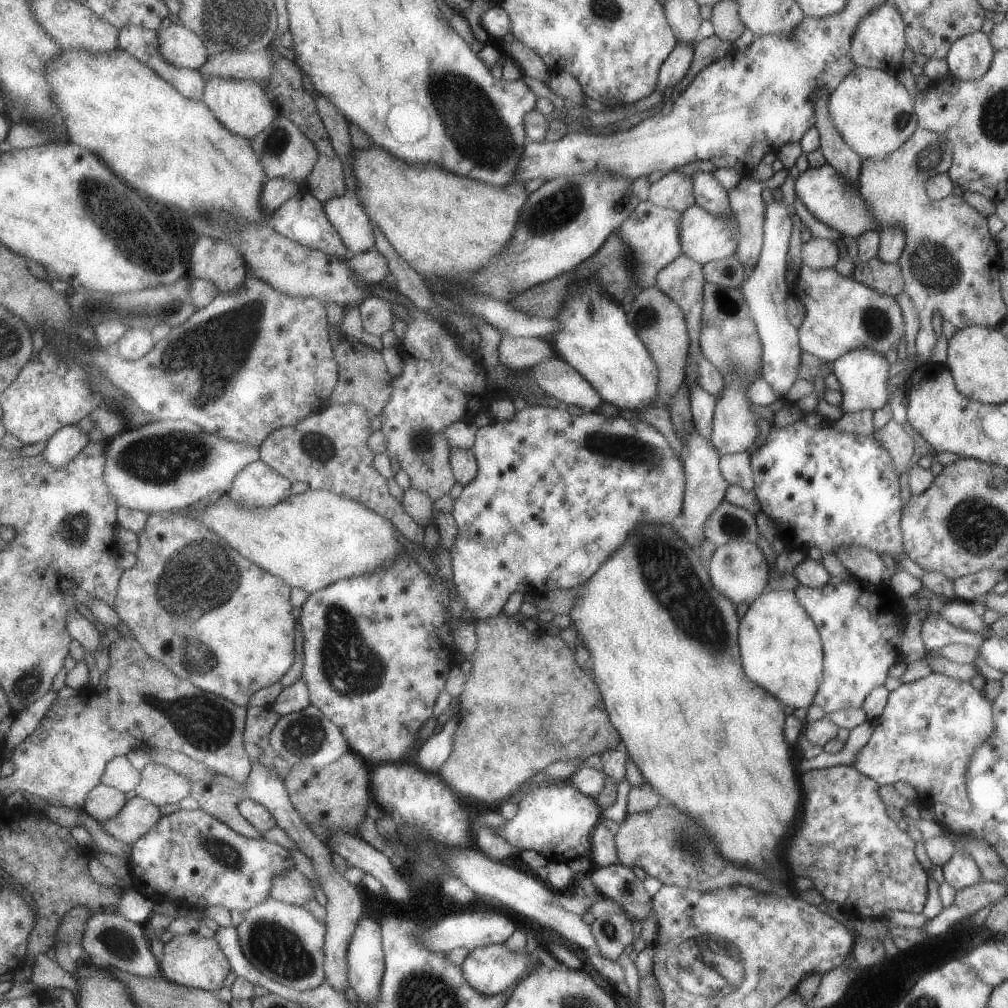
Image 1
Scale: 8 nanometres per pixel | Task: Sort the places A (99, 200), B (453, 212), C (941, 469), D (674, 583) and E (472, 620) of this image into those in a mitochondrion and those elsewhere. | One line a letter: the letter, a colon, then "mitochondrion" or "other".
A: mitochondrion
B: other
C: other
D: mitochondrion
E: other

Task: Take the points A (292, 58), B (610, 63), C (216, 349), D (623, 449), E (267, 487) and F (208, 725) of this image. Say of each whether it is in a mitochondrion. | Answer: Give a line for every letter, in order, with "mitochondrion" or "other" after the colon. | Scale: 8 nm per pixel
A: other
B: other
C: mitochondrion
D: mitochondrion
E: other
F: mitochondrion

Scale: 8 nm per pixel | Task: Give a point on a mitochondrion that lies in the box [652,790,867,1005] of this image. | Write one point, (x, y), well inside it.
(712, 963)

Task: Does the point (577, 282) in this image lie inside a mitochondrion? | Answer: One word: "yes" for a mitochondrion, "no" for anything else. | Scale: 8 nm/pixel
no

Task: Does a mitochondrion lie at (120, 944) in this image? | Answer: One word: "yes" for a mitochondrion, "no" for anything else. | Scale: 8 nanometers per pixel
yes

